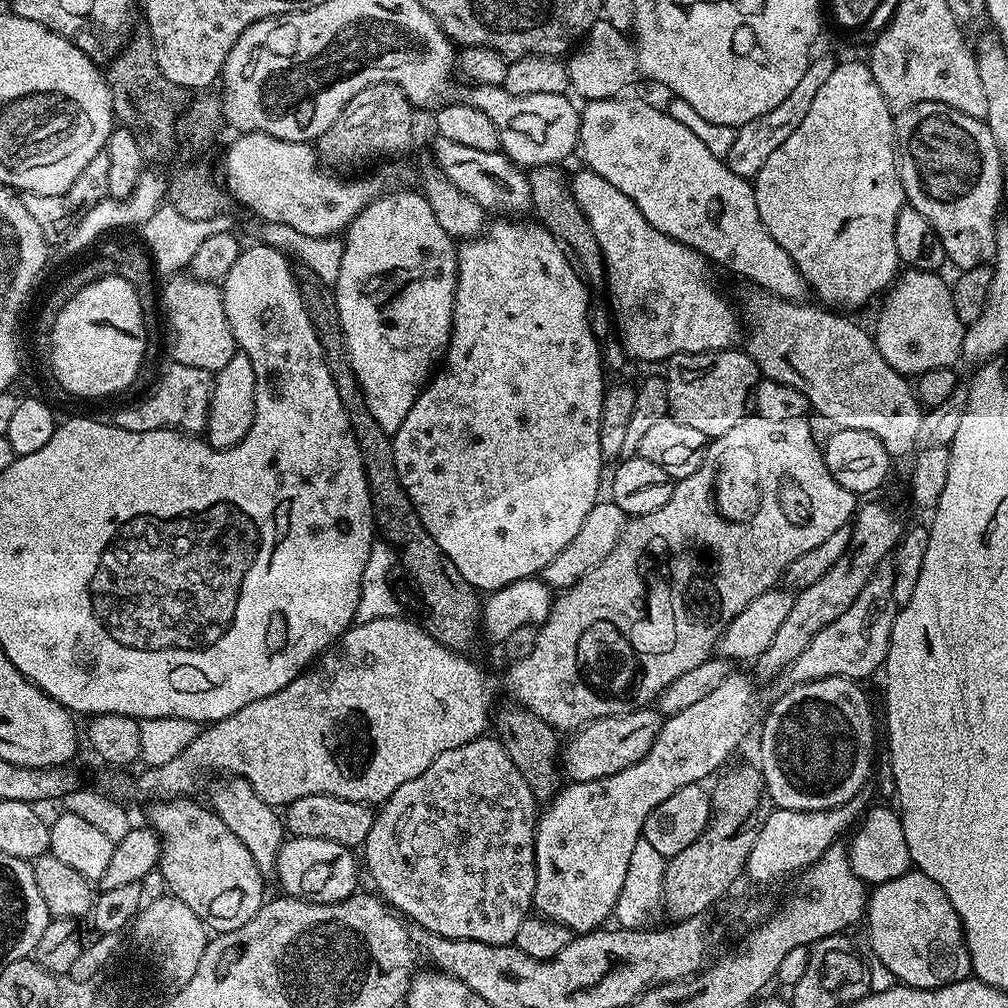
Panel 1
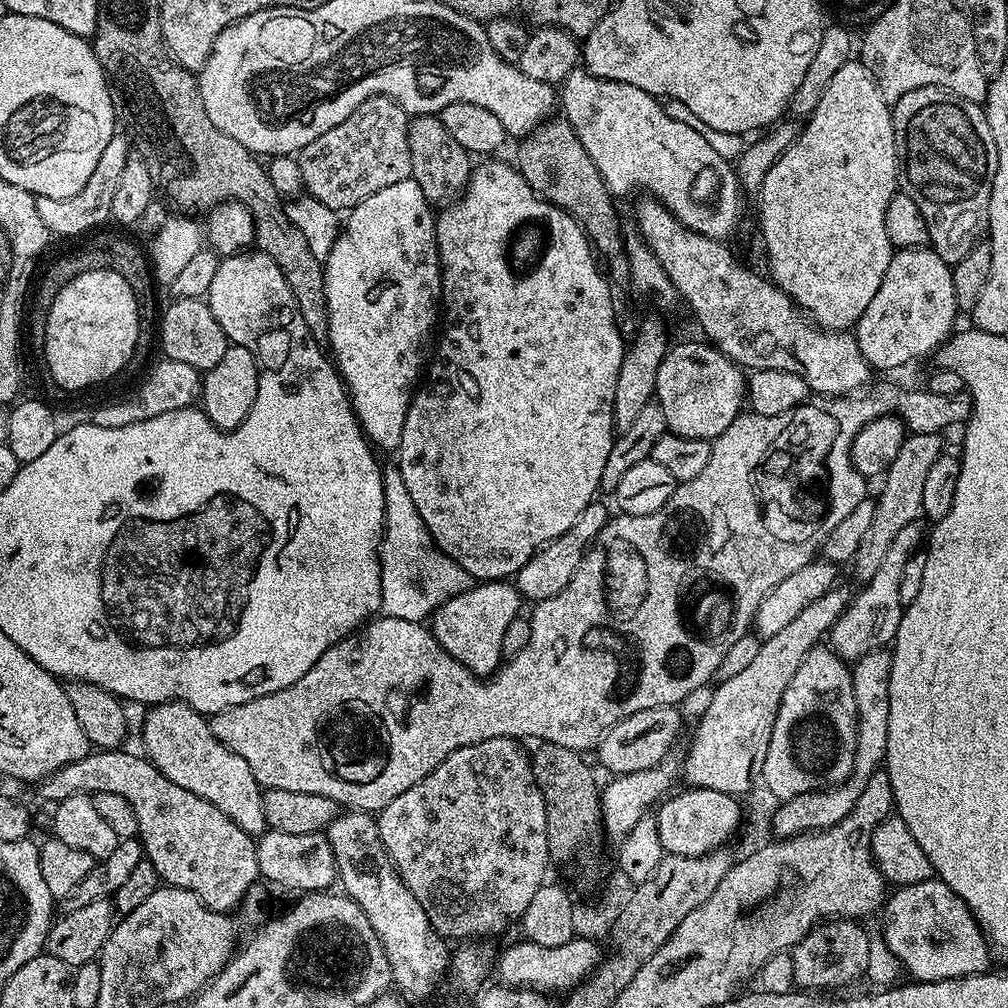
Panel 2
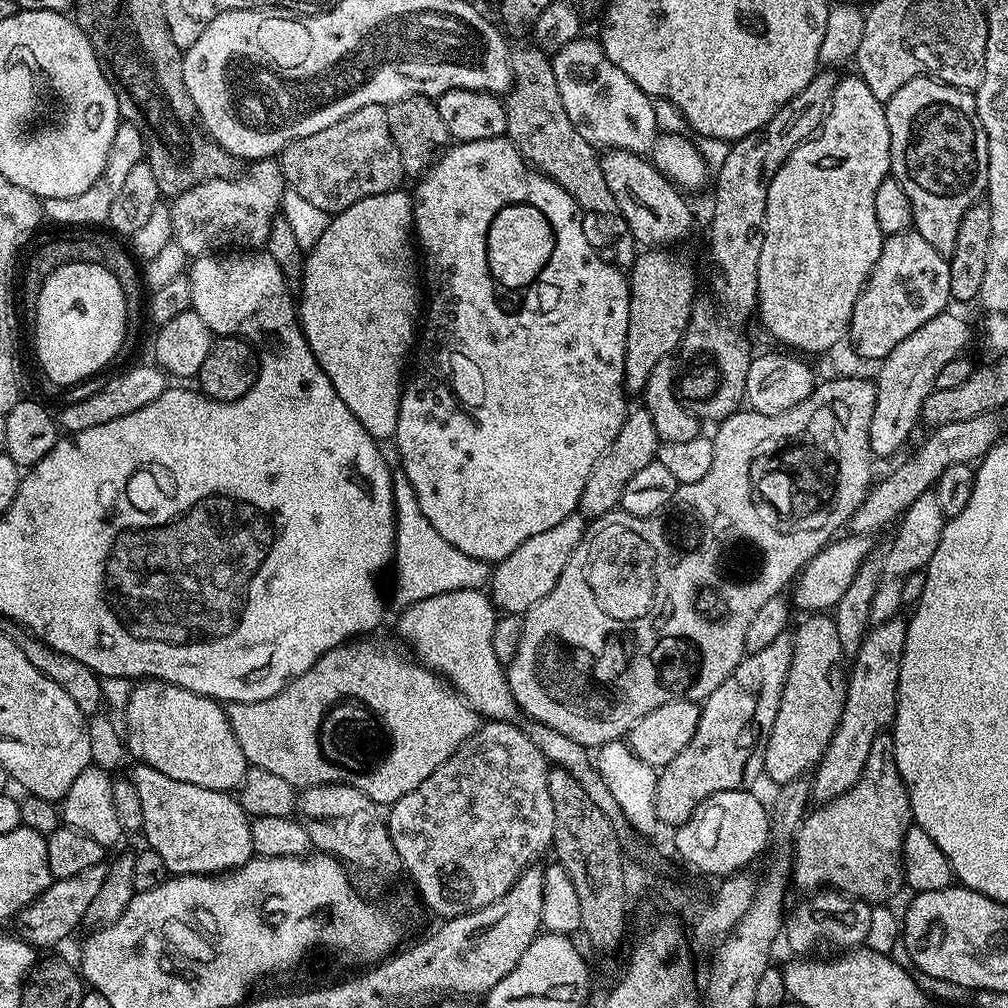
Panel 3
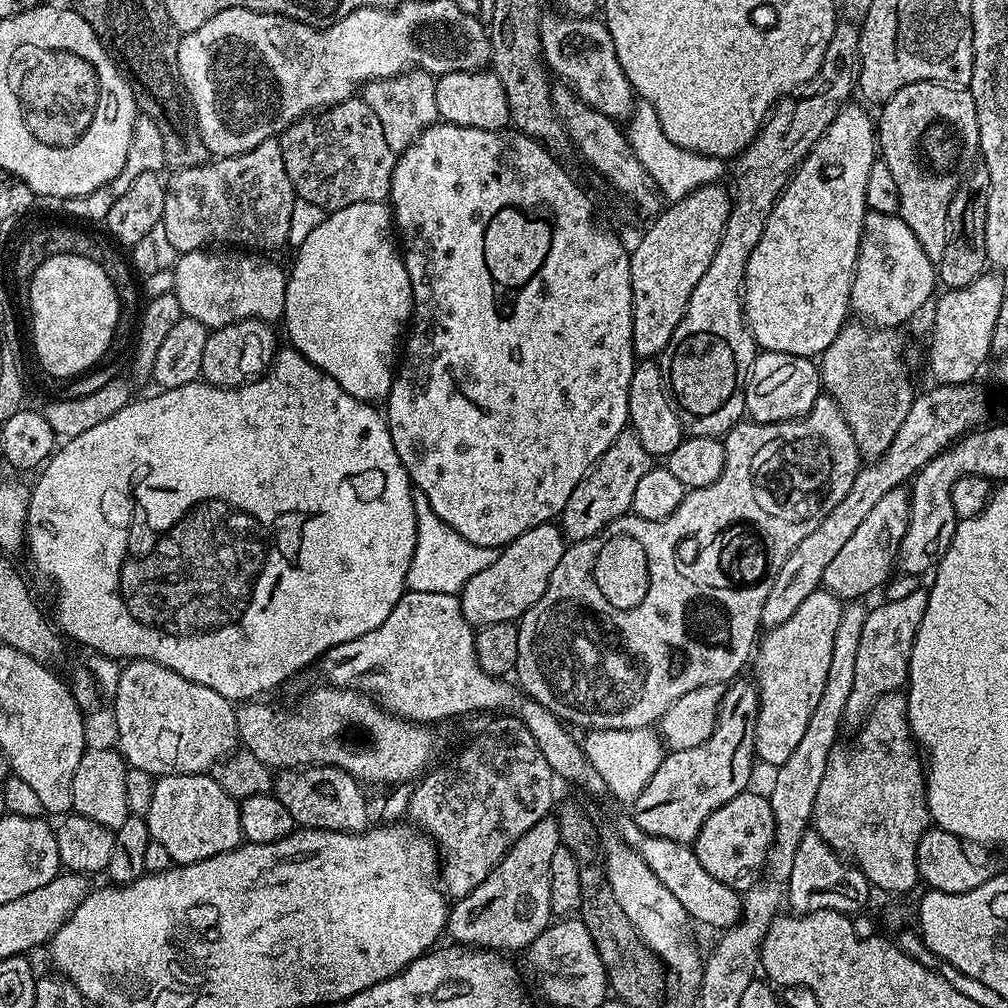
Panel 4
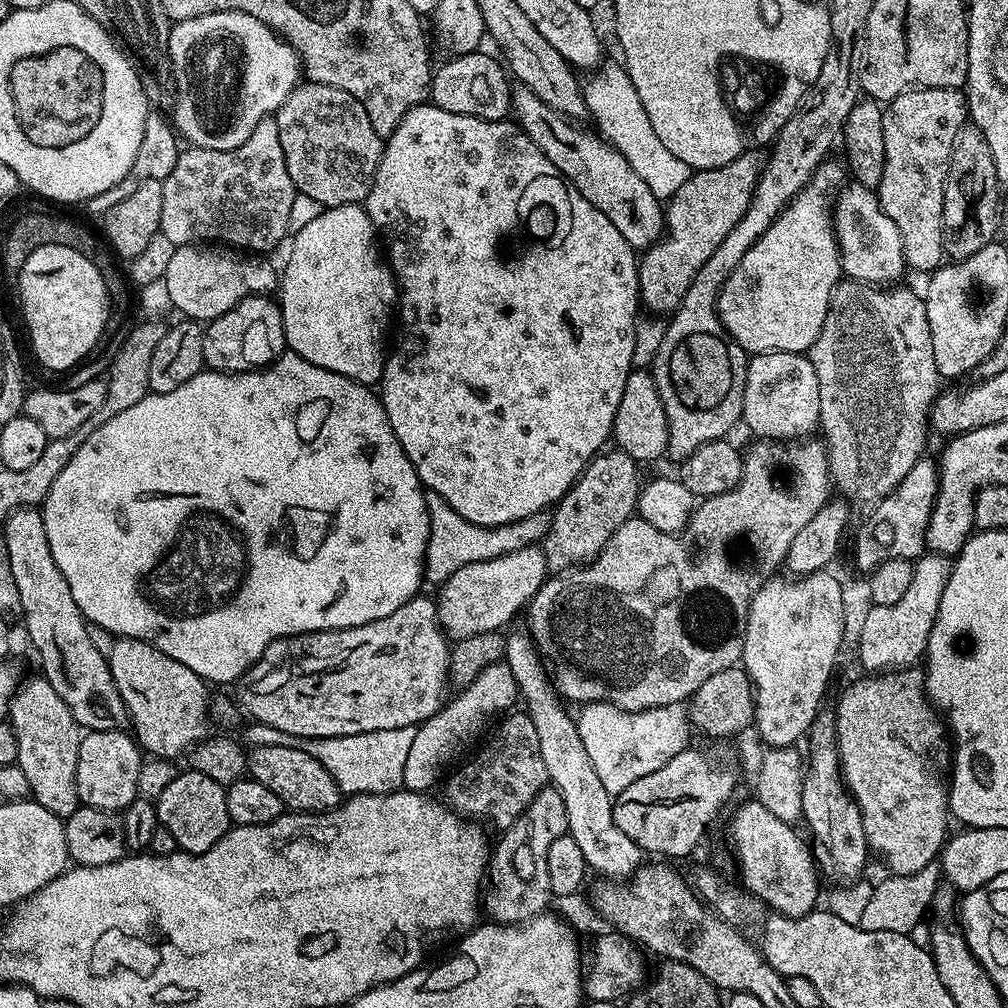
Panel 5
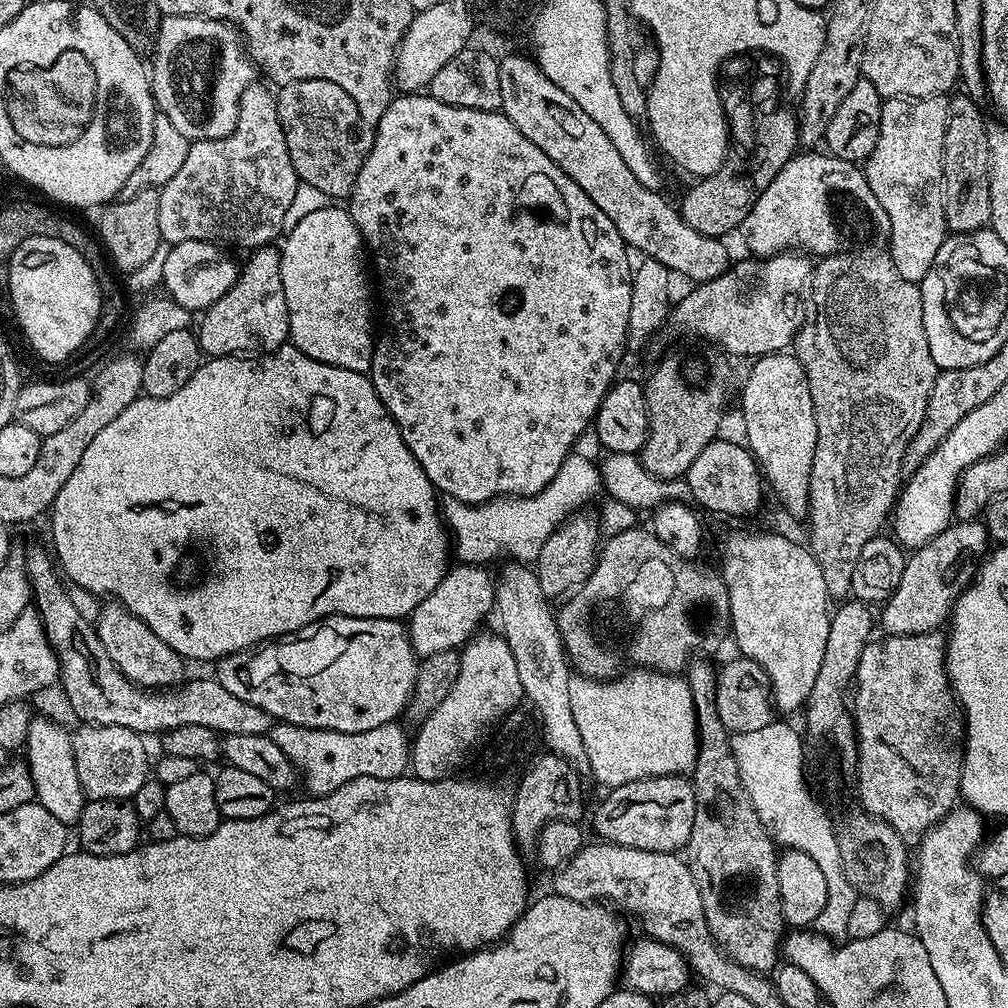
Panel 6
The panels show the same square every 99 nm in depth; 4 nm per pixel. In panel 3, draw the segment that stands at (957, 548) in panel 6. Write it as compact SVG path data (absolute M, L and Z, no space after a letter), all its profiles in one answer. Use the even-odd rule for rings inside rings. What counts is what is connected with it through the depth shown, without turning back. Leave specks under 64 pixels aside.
M893 618L881 620L865 636L856 656L851 657L850 671L847 673L848 693L844 699L842 718L838 722L832 741L819 764L815 765L810 776L810 796L813 801L833 800L846 794L858 782L862 770L866 766L866 758L870 754L870 746L874 746L874 738L878 738L896 718L896 691L898 690L898 674L902 662L902 650L906 646L907 623L903 619Z

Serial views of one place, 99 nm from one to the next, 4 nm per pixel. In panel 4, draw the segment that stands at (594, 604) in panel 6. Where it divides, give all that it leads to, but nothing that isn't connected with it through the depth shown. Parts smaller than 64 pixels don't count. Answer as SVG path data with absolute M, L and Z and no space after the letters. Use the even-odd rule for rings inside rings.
M821 394L814 402L812 411L799 416L796 420L787 420L777 424L754 424L741 422L735 424L723 437L726 450L726 466L722 466L722 474L718 482L710 482L710 486L702 486L685 491L678 510L674 510L664 520L647 520L641 516L619 516L614 522L605 526L603 532L591 536L588 540L577 540L569 543L562 554L562 562L554 566L554 574L550 574L550 582L546 586L546 594L530 606L518 621L518 662L514 676L520 679L519 687L527 695L533 697L546 710L550 710L559 720L569 725L595 730L626 730L627 728L647 728L655 725L690 690L698 690L698 686L707 684L727 685L737 679L744 668L744 663L751 661L758 637L762 632L760 619L762 606L766 606L766 594L770 594L770 586L774 586L774 578L778 578L778 570L782 570L782 562L790 558L794 546L818 530L822 518L846 498L850 486L854 486L854 478L862 467L860 449L857 448L850 426L835 400L827 394Z

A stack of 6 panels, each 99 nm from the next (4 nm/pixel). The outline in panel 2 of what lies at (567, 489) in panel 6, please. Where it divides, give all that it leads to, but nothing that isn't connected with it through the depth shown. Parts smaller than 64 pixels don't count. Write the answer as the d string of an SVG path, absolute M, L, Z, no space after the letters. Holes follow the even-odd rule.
M392 468L392 480L382 486L384 499L384 534L380 537L380 612L390 618L402 618L415 624L427 621L436 609L450 598L474 587L472 576L458 566L441 548L437 548L428 532L418 506L410 499L410 490L402 482L402 470Z

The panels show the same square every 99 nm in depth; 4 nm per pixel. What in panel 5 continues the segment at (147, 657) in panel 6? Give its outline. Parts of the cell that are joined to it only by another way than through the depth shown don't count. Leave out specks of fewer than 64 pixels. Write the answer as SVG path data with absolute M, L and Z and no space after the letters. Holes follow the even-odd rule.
M125 636L113 639L107 658L114 686L118 686L128 711L134 739L149 757L183 757L193 744L209 735L210 688L190 666L182 666L162 650Z

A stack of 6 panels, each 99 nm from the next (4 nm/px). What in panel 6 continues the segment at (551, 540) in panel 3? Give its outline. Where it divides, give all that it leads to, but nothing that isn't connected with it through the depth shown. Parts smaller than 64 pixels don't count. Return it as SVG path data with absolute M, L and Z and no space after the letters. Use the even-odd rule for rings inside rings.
M460 564L452 566L445 571L444 581L437 586L428 597L412 611L406 627L408 636L412 639L412 648L417 657L423 658L430 654L438 654L441 650L460 650L464 645L476 635L480 624L487 616L491 617L496 603L496 583L493 573L488 573L489 569L475 564Z

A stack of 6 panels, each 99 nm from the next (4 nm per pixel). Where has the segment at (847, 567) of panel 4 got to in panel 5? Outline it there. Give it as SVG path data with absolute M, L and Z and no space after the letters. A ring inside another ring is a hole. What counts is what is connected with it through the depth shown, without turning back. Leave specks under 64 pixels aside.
M921 458L914 462L914 470L898 482L894 492L871 509L872 517L856 532L852 556L864 574L871 574L877 565L892 559L915 561L925 555L924 531L936 501L940 474L935 459Z

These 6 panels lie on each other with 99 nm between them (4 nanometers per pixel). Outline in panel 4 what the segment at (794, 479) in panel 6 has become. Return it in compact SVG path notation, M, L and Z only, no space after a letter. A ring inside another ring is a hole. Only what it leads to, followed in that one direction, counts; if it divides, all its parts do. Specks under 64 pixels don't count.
M761 351L752 364L752 373L748 375L746 386L746 402L744 410L747 419L754 424L777 424L787 420L796 420L799 416L805 416L812 411L814 402L822 394L822 381L820 369L807 356L798 354L782 354L781 352Z

